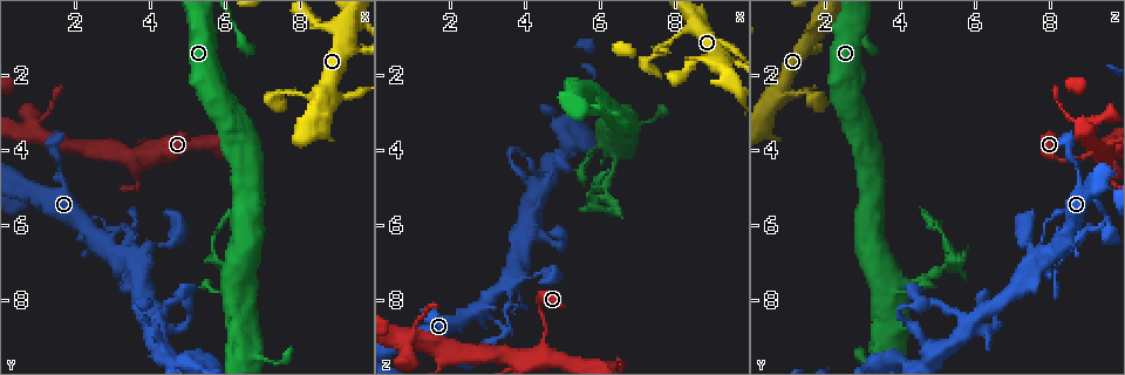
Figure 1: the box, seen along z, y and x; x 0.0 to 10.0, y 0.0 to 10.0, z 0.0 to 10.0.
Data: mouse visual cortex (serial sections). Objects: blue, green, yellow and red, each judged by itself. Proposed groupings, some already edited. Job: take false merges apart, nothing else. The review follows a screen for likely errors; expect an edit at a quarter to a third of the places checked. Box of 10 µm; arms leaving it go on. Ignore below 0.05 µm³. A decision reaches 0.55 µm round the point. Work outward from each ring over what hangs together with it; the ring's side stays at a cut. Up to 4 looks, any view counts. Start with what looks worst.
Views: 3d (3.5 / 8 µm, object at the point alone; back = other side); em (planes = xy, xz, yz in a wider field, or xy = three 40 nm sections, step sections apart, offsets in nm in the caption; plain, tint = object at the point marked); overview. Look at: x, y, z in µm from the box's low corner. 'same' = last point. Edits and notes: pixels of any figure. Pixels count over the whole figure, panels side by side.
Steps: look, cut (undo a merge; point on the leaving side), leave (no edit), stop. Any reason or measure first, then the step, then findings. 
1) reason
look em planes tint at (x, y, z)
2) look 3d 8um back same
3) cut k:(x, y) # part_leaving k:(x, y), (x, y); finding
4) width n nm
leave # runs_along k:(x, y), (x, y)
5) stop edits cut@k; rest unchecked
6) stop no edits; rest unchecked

abrupt turn
look 3d 3.5um at (6.15, 7.15, 5.20)

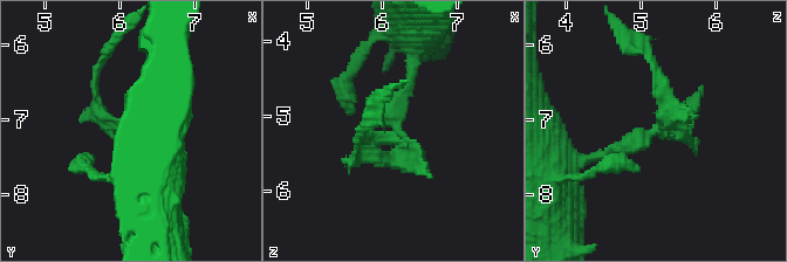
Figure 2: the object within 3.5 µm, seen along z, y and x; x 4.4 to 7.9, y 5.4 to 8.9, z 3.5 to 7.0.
now the EM
look em xy step 5 tint at (6.20, 7.10, 5.20)

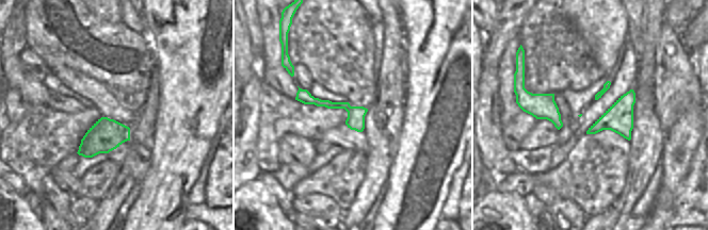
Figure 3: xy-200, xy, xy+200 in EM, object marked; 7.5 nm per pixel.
leave # runs_along 3:(299, 95), (346, 105), (360, 128); continuous, no second cell

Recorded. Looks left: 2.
calibre changes
look 3d 3.5um at (8.50, 2.50, 0.75)

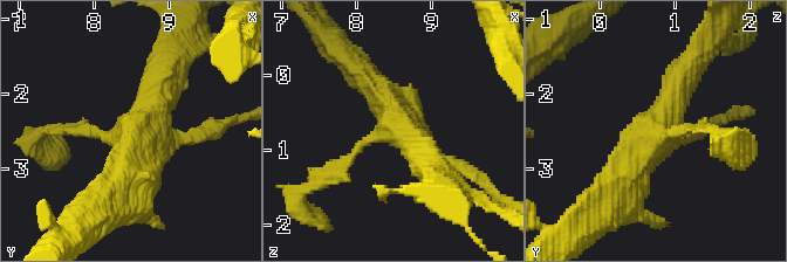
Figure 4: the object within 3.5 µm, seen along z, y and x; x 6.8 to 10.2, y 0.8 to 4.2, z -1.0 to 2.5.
shape alone is not enough
look em xy step 2 tint at (8.50, 2.50, 0.70)

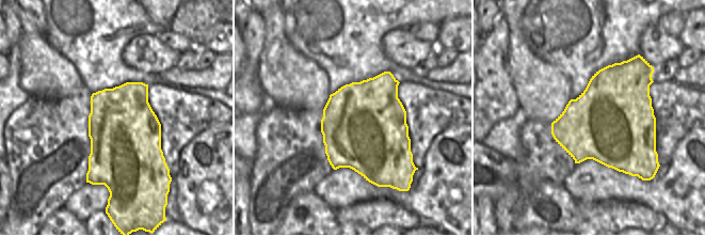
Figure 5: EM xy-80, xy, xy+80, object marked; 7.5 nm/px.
leave # runs_along 4:(684, 67), (672, 103), (616, 193); one cell here

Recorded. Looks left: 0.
stop no edits; rest unchecked

